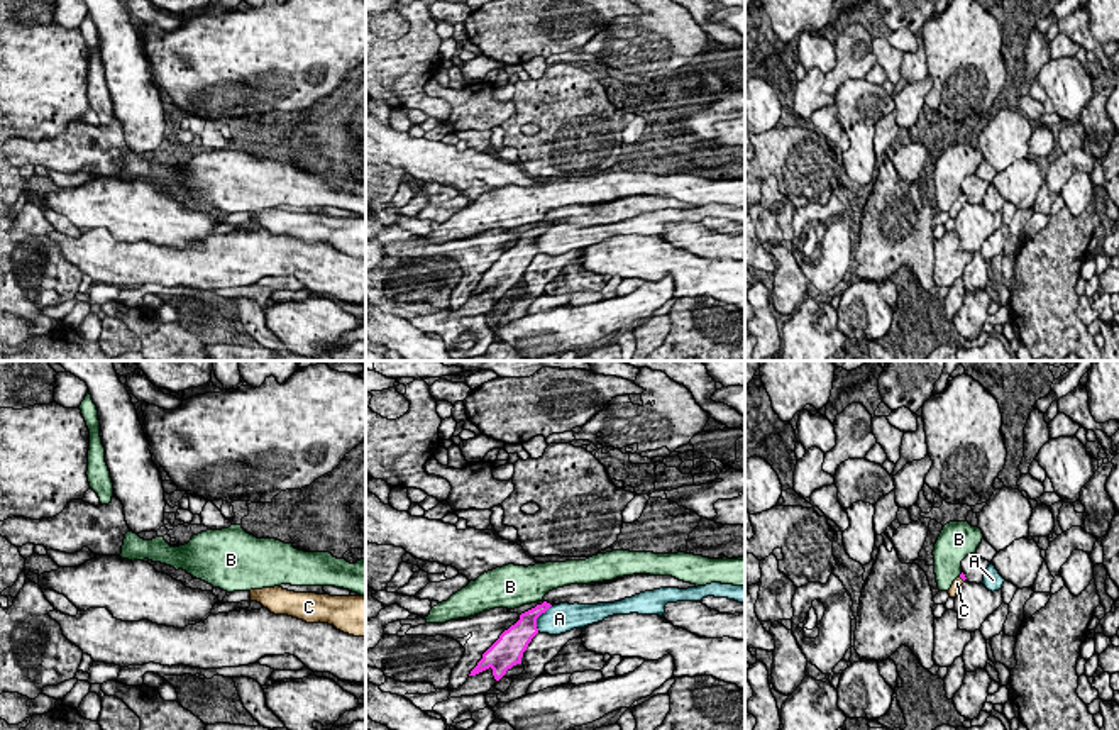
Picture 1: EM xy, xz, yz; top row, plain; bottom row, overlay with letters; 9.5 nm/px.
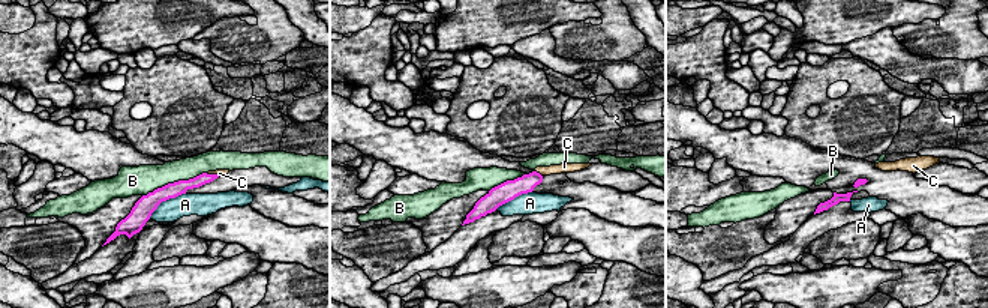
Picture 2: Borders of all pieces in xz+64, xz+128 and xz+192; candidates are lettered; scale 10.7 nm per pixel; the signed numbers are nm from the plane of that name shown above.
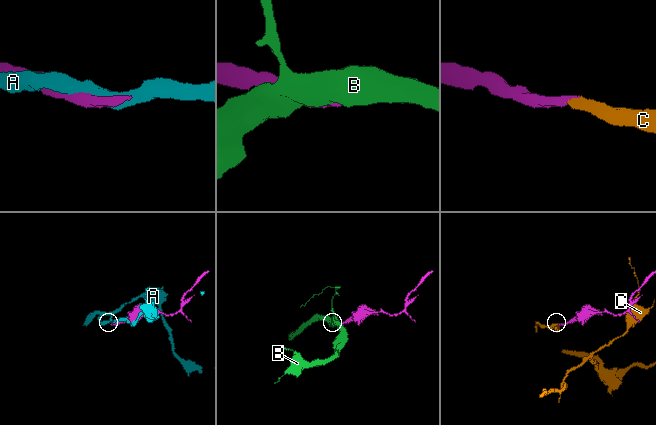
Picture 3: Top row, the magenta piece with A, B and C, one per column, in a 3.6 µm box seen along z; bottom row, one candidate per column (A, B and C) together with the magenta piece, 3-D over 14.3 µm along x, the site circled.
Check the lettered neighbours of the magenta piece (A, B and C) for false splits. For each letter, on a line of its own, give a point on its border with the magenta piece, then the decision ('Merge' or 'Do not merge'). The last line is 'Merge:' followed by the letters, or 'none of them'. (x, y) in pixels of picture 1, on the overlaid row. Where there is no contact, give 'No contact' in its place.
A: Touches magenta at xz (537, 617). Do not merge
B: Touches magenta at yz (960, 575). Do not merge
C: Touches magenta at yz (962, 578). Merge
Merge: C

